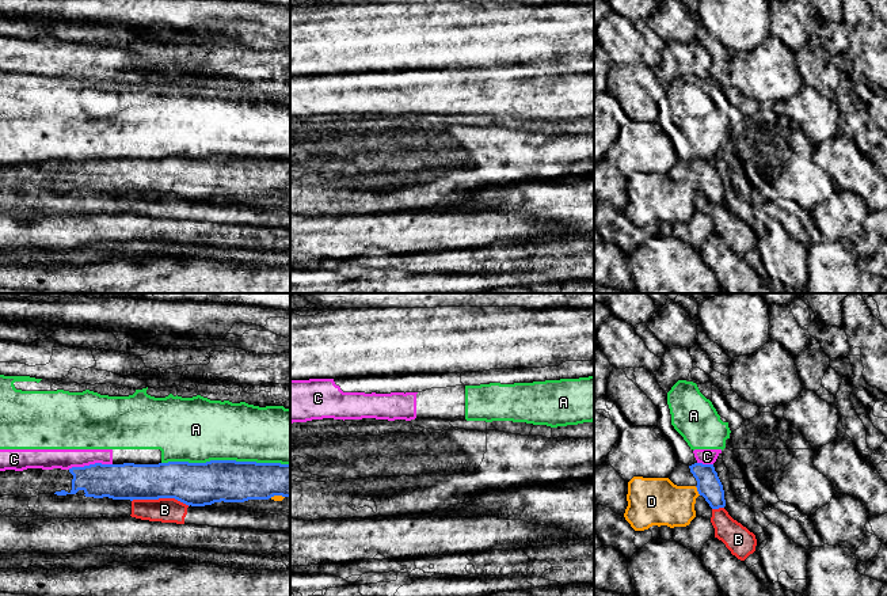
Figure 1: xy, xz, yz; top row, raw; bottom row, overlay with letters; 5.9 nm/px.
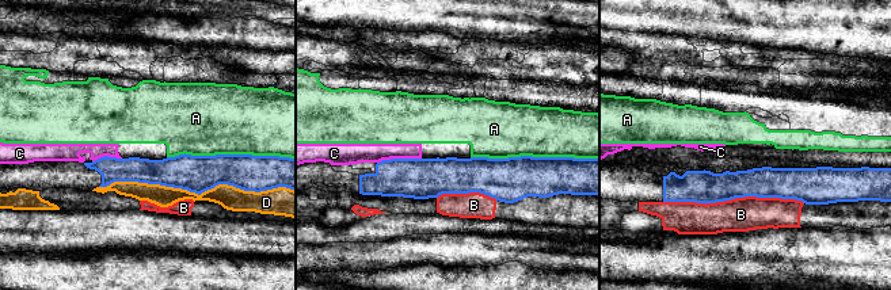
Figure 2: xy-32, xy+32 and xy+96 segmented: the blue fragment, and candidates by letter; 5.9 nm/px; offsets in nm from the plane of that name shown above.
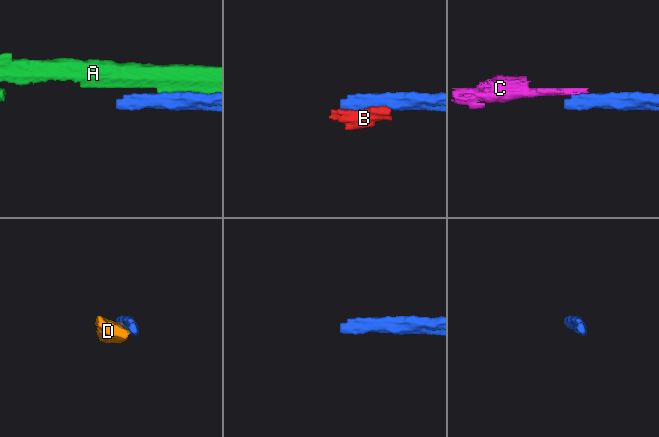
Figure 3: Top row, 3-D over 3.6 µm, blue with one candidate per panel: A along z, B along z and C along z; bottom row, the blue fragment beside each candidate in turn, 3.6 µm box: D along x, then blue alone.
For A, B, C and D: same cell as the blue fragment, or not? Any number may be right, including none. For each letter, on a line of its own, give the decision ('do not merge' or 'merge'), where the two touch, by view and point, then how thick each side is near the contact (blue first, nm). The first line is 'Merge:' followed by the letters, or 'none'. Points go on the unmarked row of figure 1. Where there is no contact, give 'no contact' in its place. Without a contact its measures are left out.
Merge: none
A: do not merge | xy (225, 156) | 260/380 nm
B: do not merge | xy (160, 193) | 260/140 nm
C: do not merge | xy (90, 160) | 220/120 nm
D: do not merge | yz (697, 186) | 140/280 nm

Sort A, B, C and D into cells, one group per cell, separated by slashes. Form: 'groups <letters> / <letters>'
groups A C / B / D

